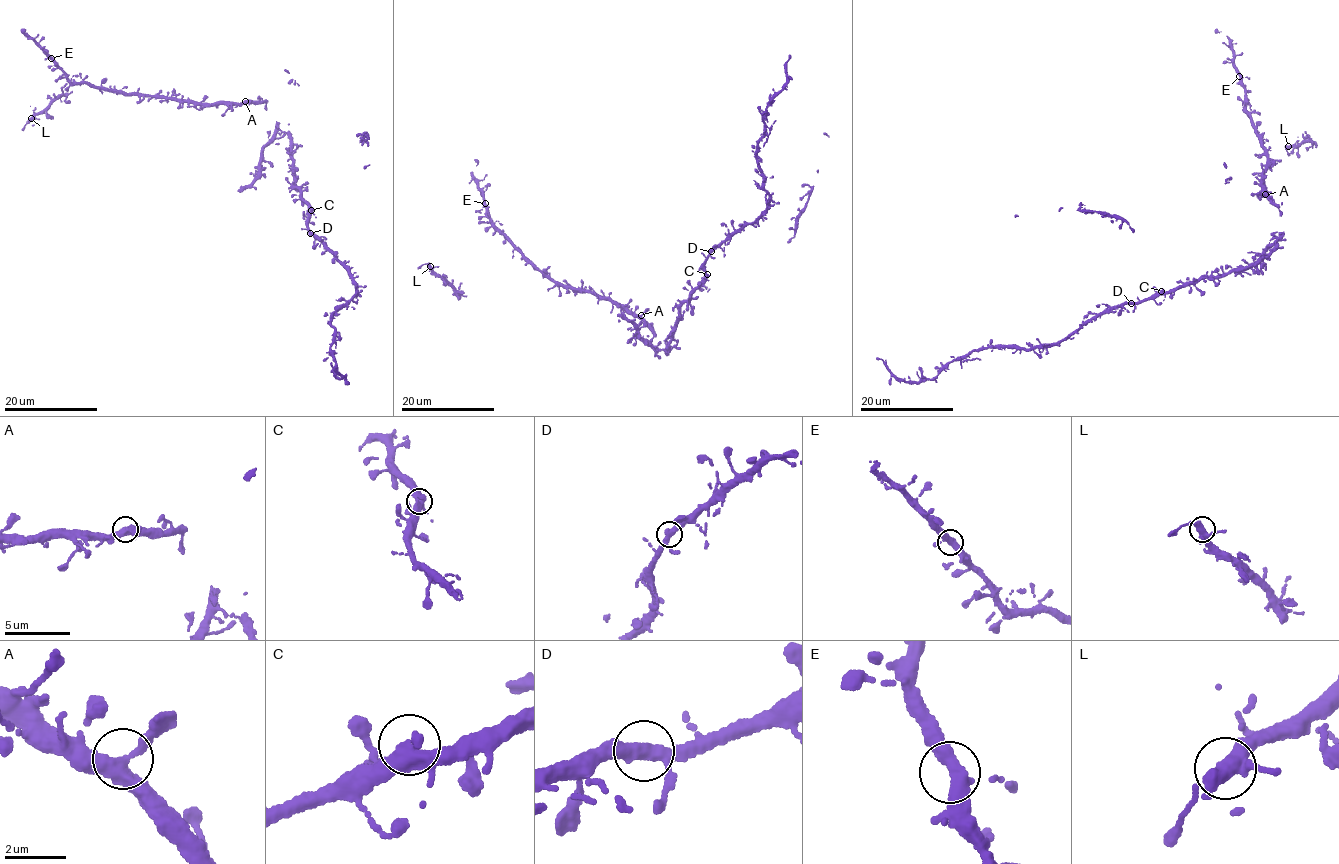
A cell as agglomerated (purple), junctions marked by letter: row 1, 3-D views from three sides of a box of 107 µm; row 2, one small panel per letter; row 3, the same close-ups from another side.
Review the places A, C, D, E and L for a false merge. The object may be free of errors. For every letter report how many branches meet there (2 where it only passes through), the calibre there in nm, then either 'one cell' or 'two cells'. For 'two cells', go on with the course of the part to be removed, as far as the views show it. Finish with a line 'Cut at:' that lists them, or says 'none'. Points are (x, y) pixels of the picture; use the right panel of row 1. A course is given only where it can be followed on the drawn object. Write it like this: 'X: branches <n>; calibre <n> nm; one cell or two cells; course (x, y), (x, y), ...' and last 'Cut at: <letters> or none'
A: branches 3; calibre 320 nm; one cell
C: branches 3; calibre 360 nm; one cell
D: branches 3; calibre 340 nm; one cell
E: branches 3; calibre 340 nm; one cell
L: branches 3; calibre 360 nm; one cell
Cut at: none

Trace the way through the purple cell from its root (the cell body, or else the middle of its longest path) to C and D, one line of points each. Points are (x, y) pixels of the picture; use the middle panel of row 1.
C: (673, 331), (679, 306), (707, 274)
D: (673, 331), (679, 306), (704, 279), (703, 264), (711, 252)

